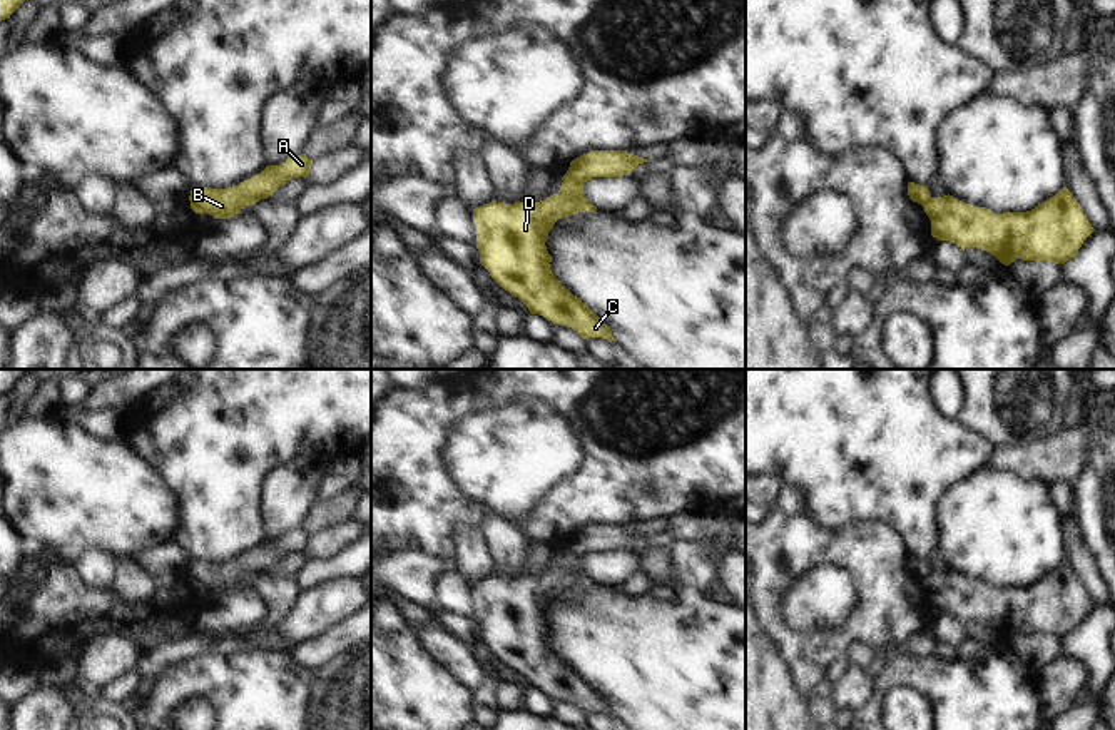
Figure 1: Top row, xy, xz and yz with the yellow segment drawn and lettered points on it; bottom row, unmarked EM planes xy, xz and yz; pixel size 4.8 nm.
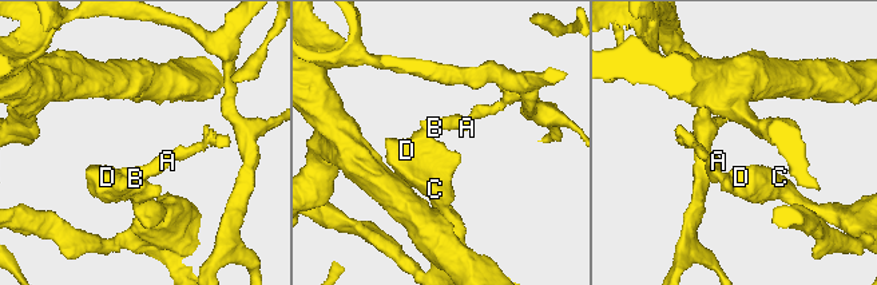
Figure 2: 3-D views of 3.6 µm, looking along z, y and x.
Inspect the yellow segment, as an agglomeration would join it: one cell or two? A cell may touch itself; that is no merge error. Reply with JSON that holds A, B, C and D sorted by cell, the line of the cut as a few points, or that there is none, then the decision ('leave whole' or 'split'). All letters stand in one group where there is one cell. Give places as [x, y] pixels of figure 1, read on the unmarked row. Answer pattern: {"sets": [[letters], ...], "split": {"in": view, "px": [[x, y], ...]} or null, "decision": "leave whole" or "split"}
{"sets": [["A", "B"], ["C", "D"]], "split": {"in": "xz", "px": [[567, 547], [582, 558]]}, "decision": "split"}

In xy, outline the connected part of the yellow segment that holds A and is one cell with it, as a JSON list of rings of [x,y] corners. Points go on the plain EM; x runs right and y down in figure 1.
[[[301,528],[279,540],[267,540],[261,548],[226,563],[192,561],[189,575],[201,580],[214,593],[229,593],[237,590],[244,581],[254,580],[261,573],[272,570],[291,553],[309,548],[313,535]]]

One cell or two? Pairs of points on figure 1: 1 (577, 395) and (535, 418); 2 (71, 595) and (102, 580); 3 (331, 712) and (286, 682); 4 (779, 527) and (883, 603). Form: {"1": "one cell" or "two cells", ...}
{"1": "two cells", "2": "two cells", "3": "two cells", "4": "one cell"}

